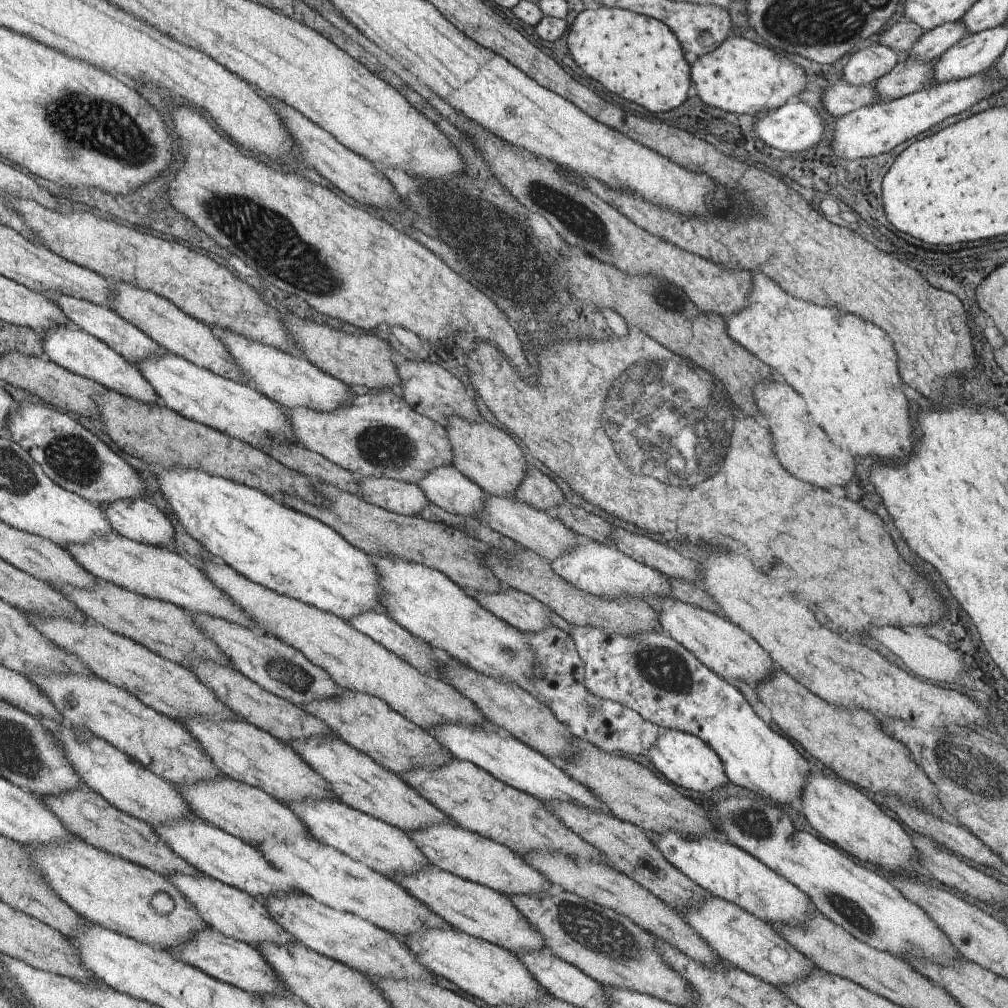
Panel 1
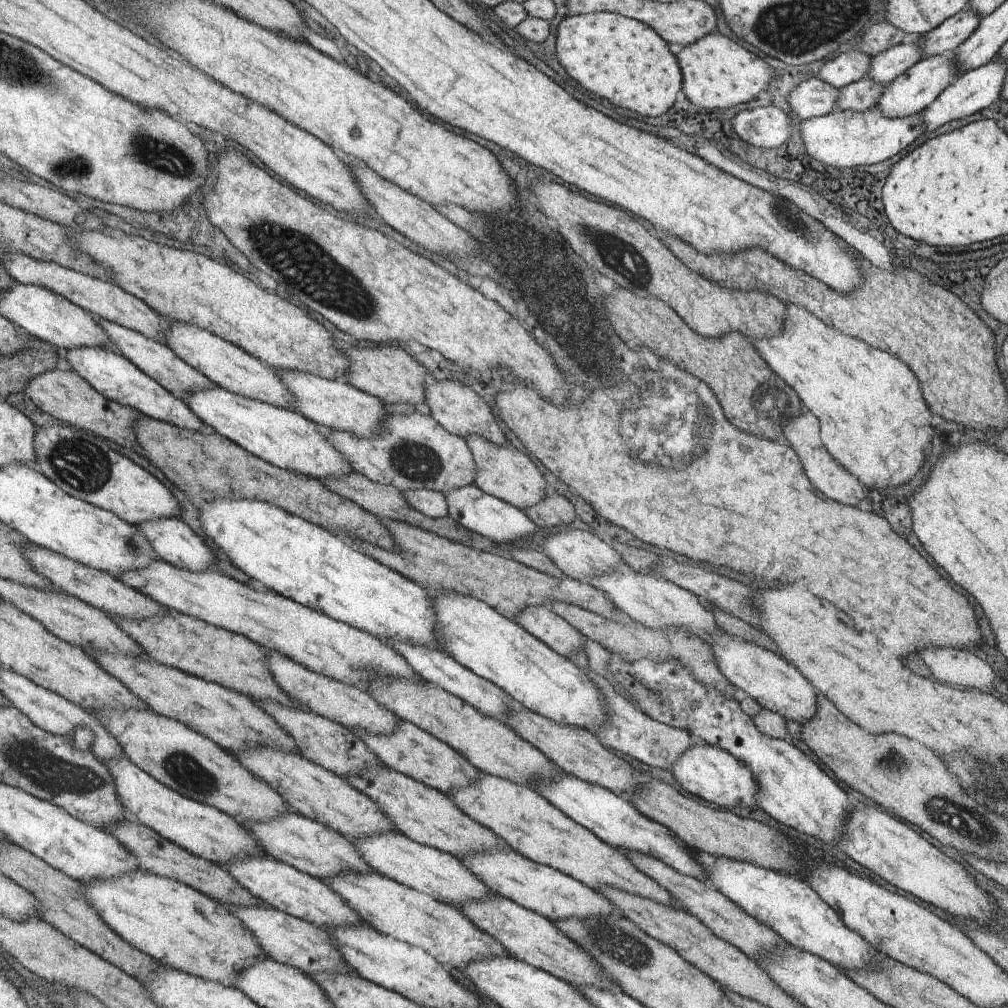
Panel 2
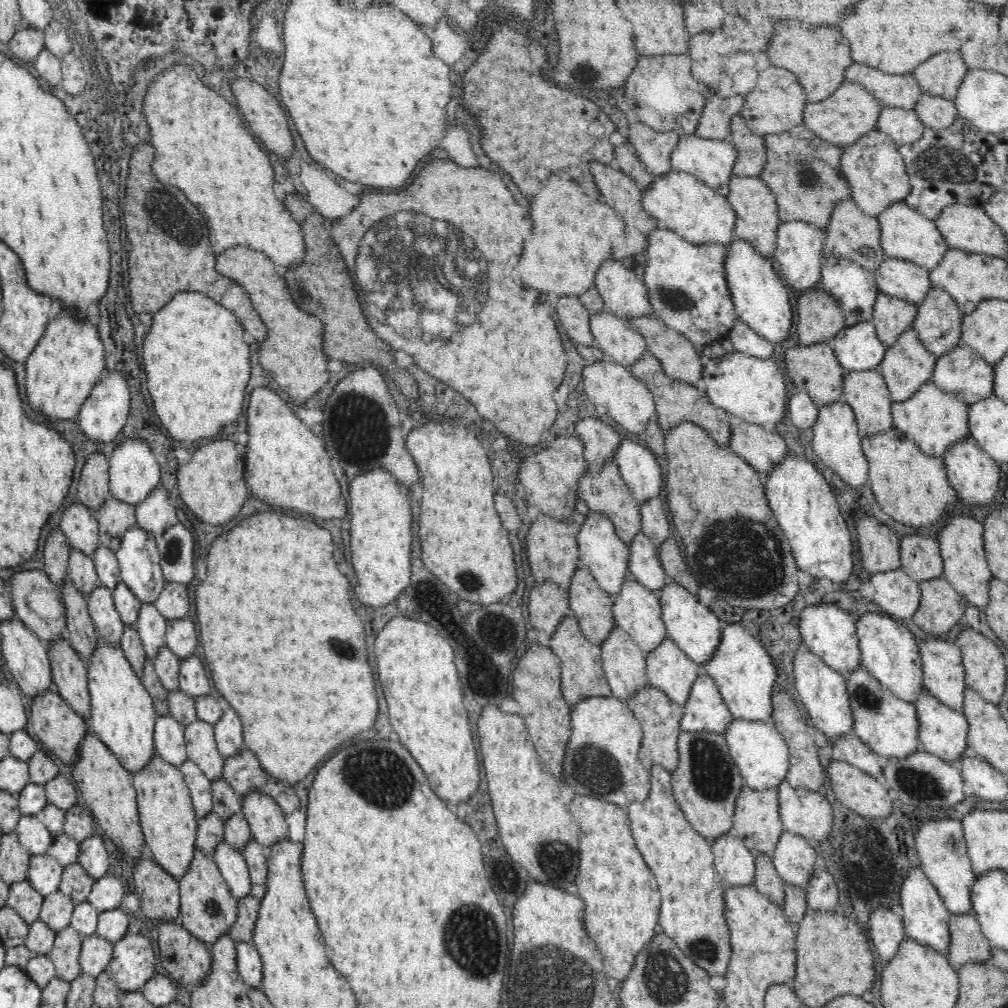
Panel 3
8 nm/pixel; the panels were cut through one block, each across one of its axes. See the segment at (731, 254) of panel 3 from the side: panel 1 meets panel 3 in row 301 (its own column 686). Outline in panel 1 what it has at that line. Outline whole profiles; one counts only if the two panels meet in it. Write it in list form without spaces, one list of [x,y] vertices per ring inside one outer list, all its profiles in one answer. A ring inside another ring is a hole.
[[[662,730],[656,745],[648,752],[648,759],[663,778],[667,778],[675,786],[680,786],[689,792],[703,794],[706,791],[722,787],[724,784],[727,786],[727,782],[729,782],[724,764],[716,751],[704,740],[686,732]]]

